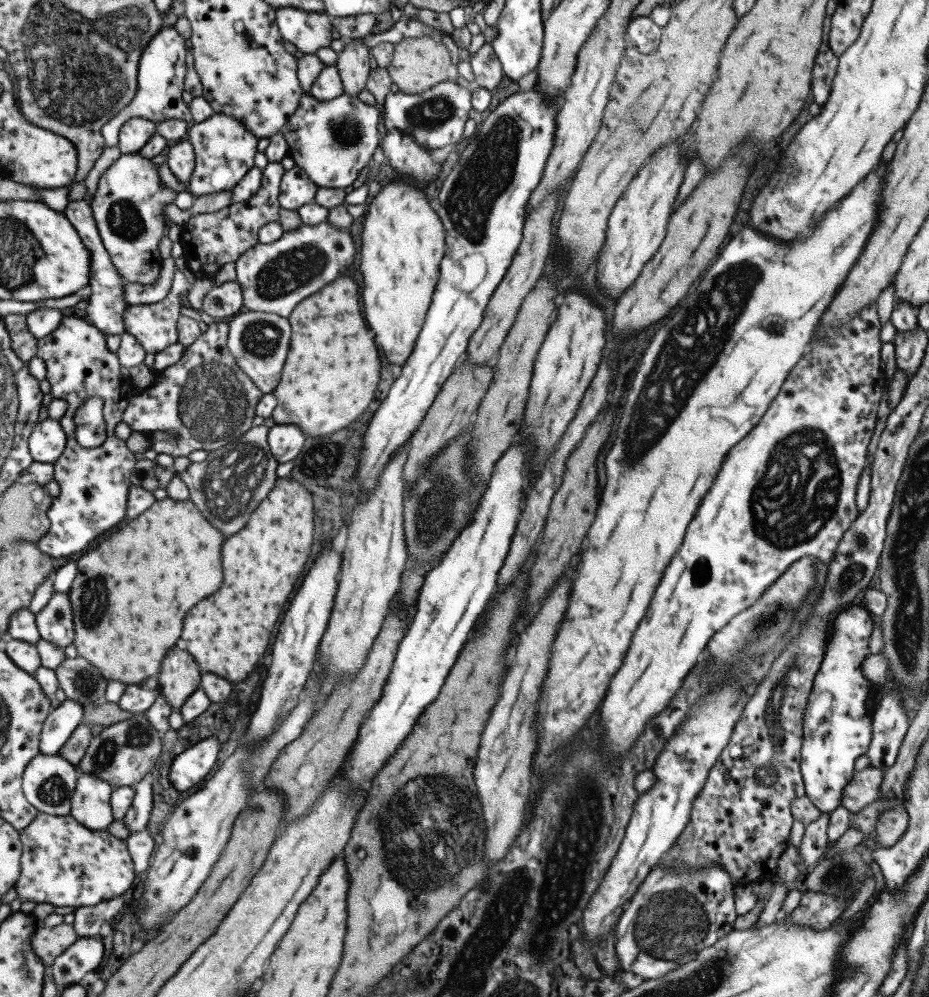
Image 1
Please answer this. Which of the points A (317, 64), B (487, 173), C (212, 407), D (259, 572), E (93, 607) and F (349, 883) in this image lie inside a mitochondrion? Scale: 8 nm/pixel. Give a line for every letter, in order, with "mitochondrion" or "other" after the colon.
A: other
B: mitochondrion
C: mitochondrion
D: other
E: mitochondrion
F: other

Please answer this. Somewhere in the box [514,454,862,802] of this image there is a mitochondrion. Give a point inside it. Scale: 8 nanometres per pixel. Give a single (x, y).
(778, 689)

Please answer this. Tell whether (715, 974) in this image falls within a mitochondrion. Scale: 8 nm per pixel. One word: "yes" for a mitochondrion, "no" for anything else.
yes

